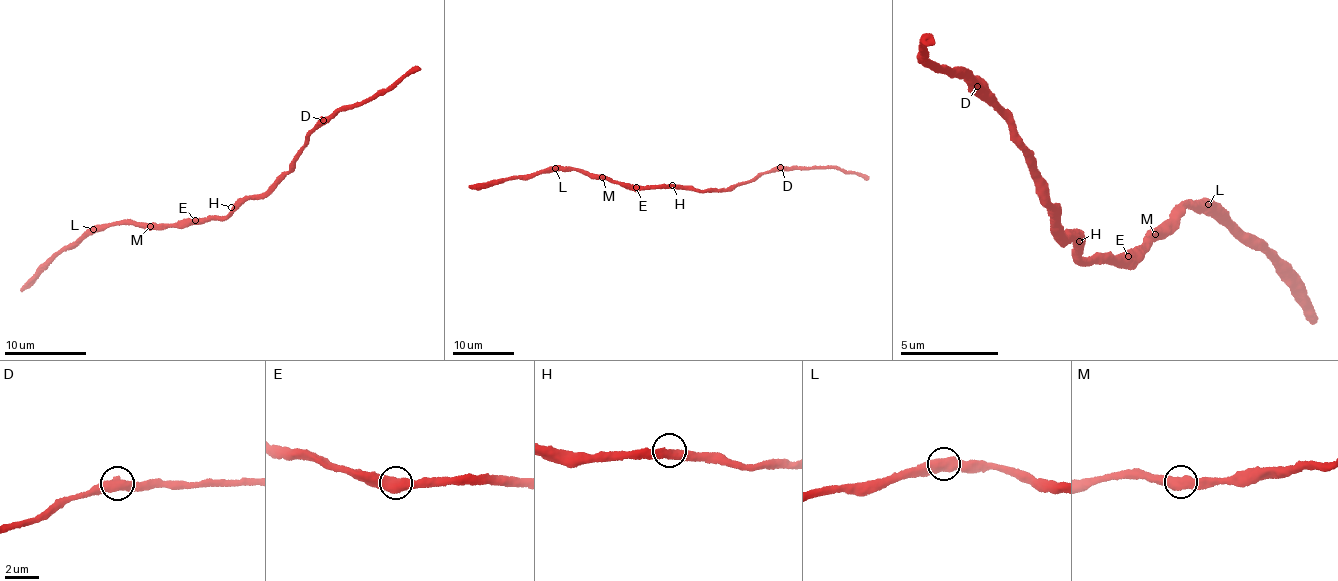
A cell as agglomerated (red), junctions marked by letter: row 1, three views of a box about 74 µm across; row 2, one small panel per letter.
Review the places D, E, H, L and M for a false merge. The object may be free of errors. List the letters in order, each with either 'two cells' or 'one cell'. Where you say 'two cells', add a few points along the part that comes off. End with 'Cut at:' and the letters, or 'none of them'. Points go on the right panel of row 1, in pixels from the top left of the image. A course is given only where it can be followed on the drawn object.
D: two cells | (978, 87), (918, 61), (922, 40)
E: one cell
H: one cell
L: one cell
M: one cell
Cut at: D

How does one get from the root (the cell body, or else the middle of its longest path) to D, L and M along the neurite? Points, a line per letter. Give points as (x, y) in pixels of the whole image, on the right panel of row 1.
D: (1081, 253), (1074, 237), (1067, 243), (1061, 236), (1061, 224), (1040, 198), (1014, 115), (978, 87)
L: (1081, 253), (1092, 260), (1101, 252), (1117, 256), (1125, 248), (1141, 248), (1193, 200), (1208, 204)
M: (1081, 253), (1083, 259), (1092, 260), (1108, 251), (1117, 256), (1125, 248), (1141, 248), (1155, 234)

